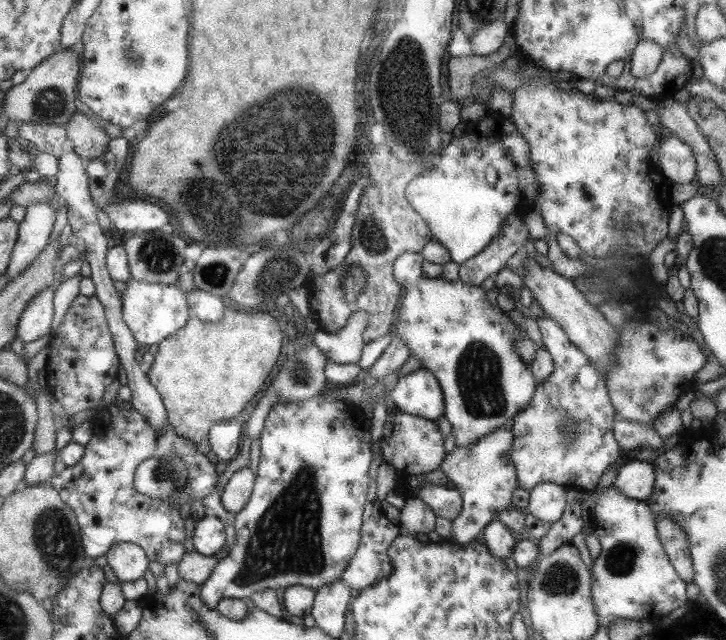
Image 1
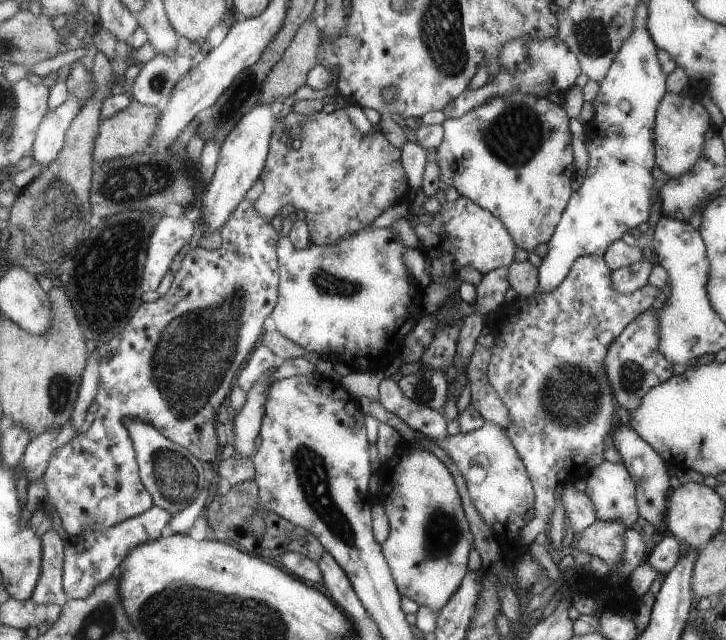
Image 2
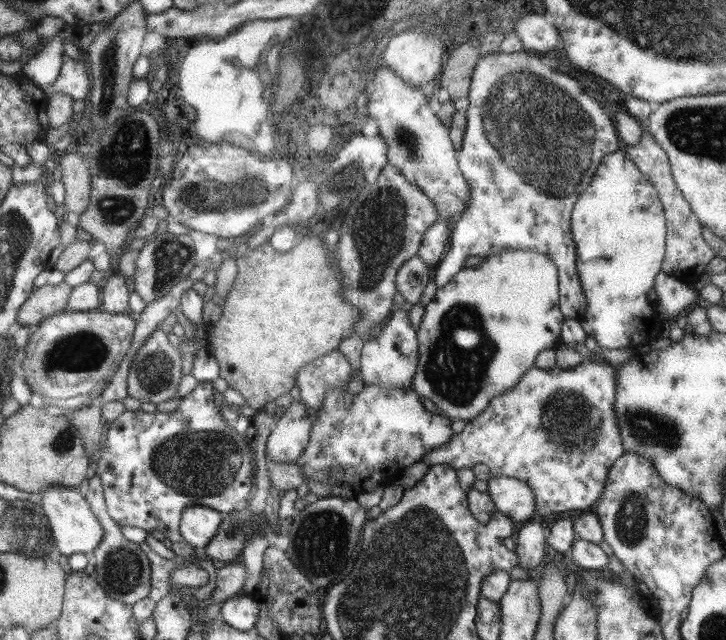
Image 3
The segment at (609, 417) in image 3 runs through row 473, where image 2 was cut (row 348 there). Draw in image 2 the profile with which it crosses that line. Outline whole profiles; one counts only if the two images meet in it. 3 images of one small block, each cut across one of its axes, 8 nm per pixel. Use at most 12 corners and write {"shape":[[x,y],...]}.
{"shape":[[597,255],[494,314],[487,382],[534,484],[605,459],[609,346],[656,305]]}

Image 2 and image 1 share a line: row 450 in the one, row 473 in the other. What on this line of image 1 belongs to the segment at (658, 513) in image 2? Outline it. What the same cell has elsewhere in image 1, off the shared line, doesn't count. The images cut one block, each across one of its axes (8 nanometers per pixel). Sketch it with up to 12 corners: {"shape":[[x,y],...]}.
{"shape":[[630,457],[611,485],[645,501],[654,492],[651,464]]}

